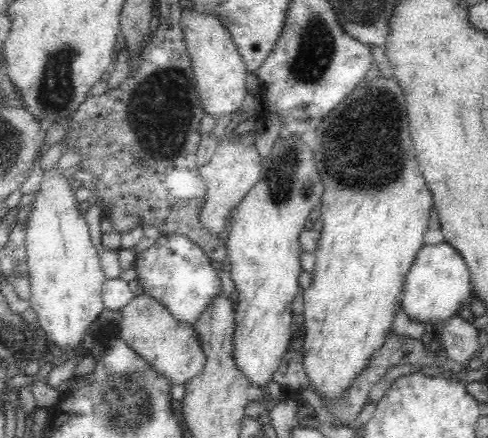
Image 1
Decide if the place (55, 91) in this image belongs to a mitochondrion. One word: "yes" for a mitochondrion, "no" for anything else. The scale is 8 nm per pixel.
yes

